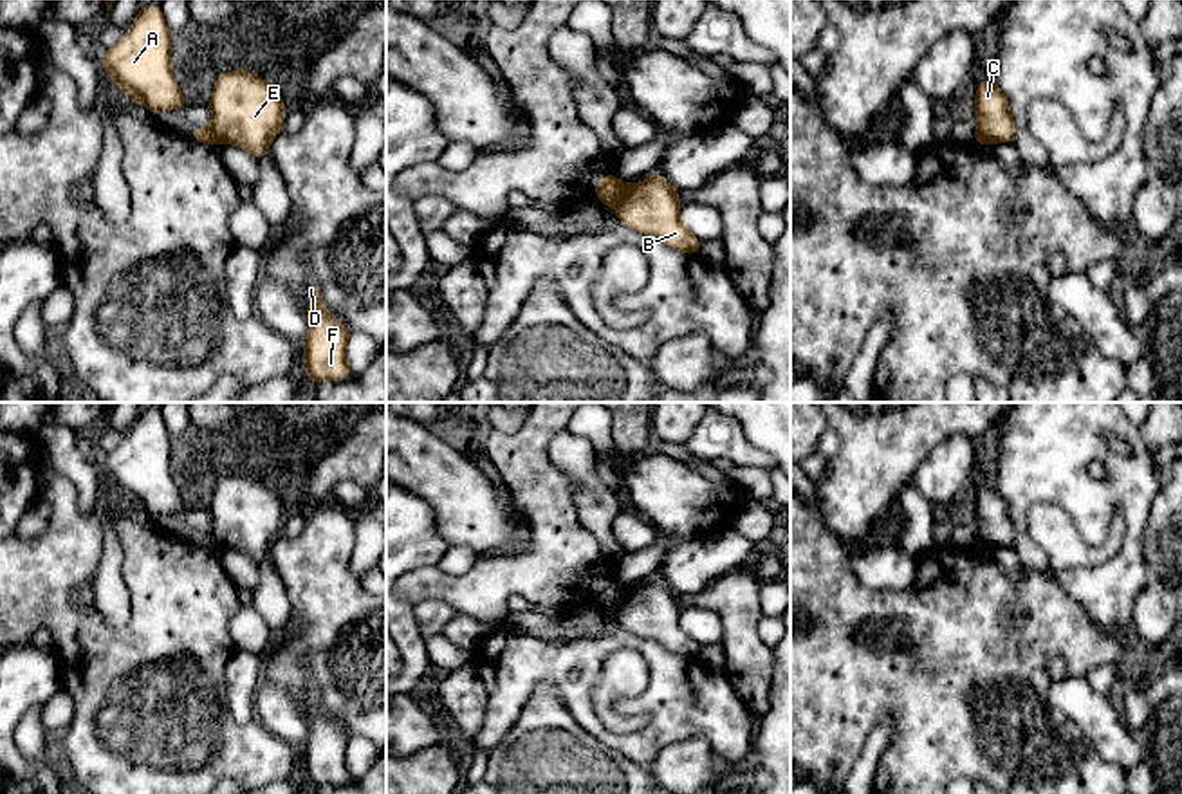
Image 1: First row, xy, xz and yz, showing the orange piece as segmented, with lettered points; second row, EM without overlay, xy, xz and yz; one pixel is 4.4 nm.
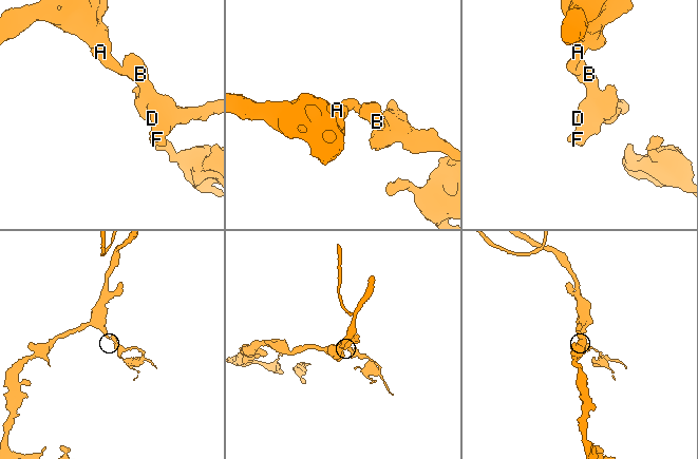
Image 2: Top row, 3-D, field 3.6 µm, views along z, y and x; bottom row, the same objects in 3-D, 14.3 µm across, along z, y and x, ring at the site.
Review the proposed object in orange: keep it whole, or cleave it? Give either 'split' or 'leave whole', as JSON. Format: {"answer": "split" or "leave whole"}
{"answer": "split"}

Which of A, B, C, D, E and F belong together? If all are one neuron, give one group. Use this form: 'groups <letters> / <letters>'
groups A / B C D E F

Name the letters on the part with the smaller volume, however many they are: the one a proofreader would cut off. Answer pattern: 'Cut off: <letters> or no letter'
Cut off: B, C, D, E, F

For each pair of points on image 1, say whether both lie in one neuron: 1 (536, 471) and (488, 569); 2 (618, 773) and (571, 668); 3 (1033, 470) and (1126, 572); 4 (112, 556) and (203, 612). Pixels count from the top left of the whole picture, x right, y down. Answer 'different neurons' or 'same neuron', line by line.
1: same neuron
2: different neurons
3: same neuron
4: different neurons

